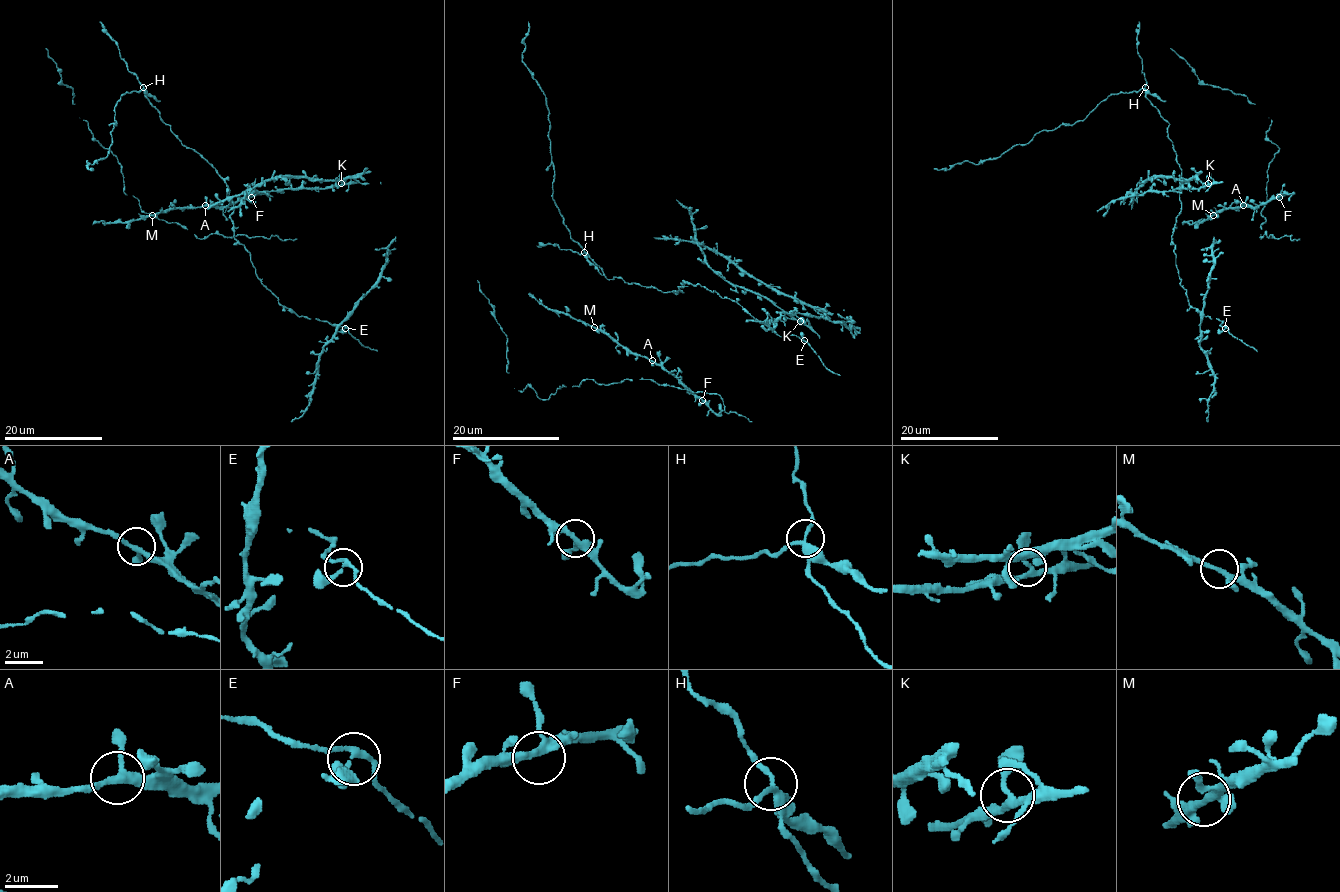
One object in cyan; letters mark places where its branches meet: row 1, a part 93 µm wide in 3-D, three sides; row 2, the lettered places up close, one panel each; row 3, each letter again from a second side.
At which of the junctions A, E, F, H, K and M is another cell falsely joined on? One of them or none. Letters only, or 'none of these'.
H

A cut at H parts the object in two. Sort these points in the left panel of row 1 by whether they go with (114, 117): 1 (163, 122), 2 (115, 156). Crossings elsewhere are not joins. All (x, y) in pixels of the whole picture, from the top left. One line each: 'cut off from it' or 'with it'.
1: cut off from it
2: cut off from it

